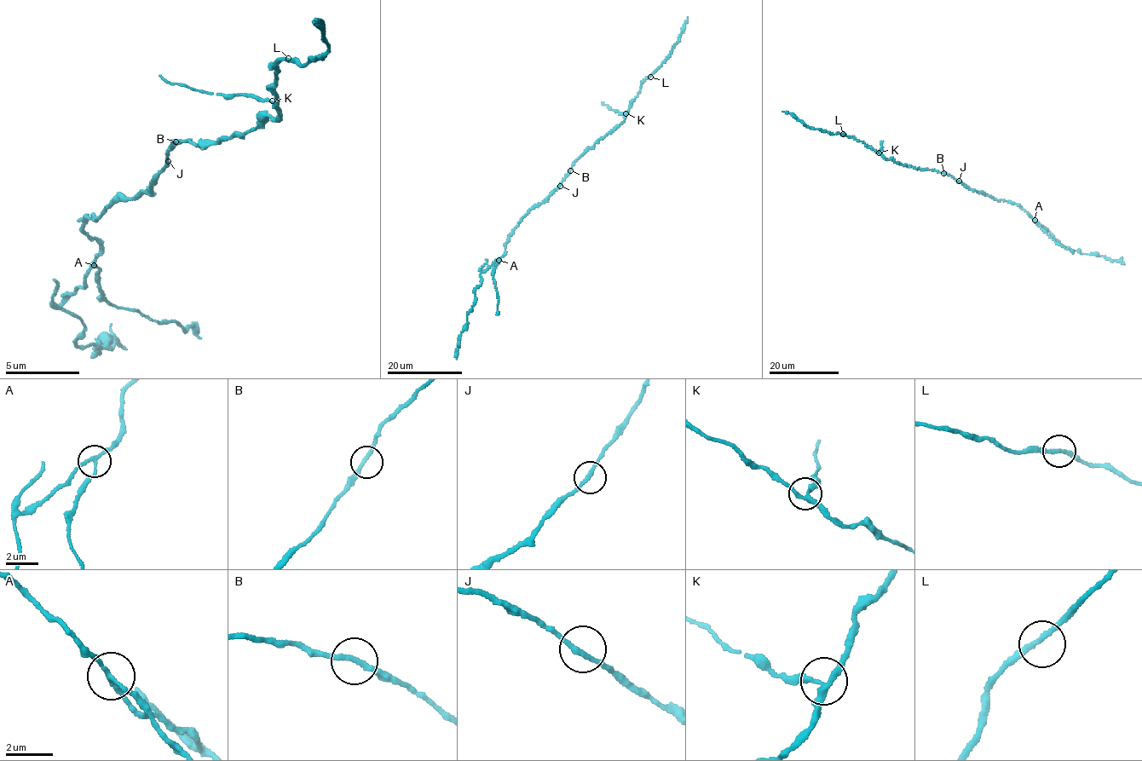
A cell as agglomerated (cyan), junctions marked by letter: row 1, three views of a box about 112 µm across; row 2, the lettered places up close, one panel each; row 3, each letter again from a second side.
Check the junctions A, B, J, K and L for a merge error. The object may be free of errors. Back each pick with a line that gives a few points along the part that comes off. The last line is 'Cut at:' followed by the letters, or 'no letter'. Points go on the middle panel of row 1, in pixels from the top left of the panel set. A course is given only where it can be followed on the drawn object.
A: course (498, 260), (493, 276), (497, 291), (497, 315)
Cut at: A

